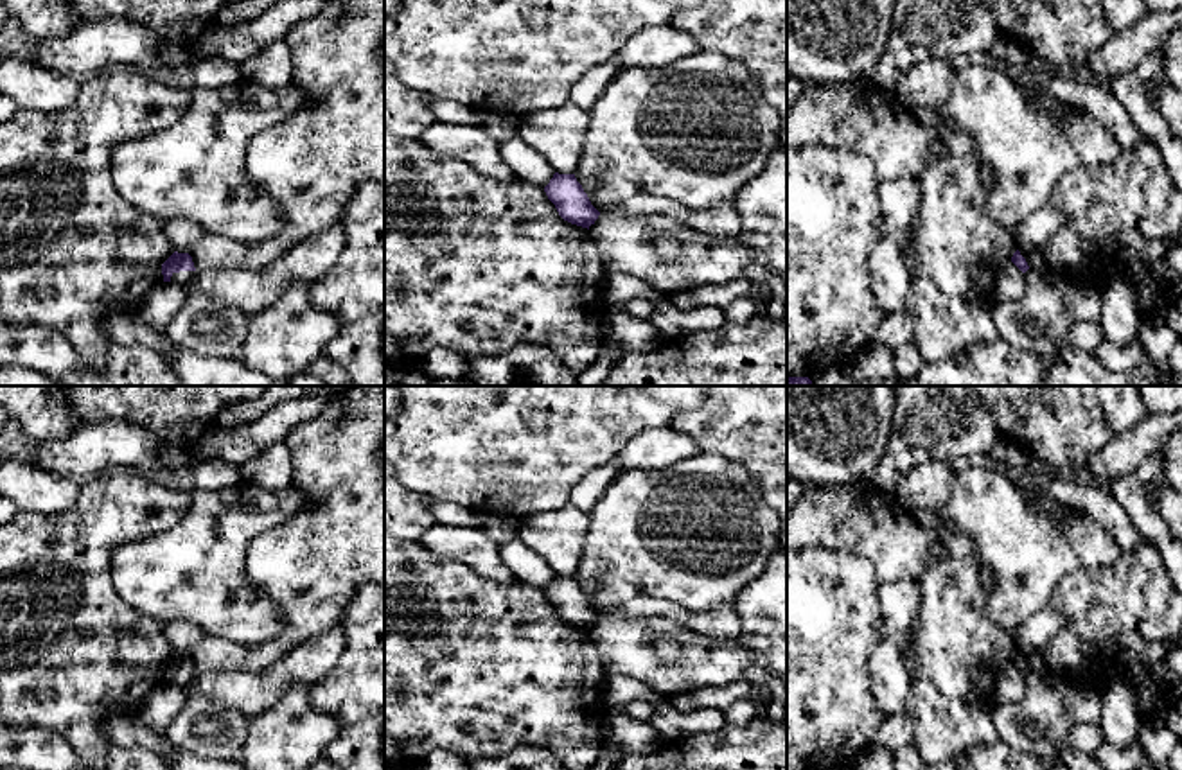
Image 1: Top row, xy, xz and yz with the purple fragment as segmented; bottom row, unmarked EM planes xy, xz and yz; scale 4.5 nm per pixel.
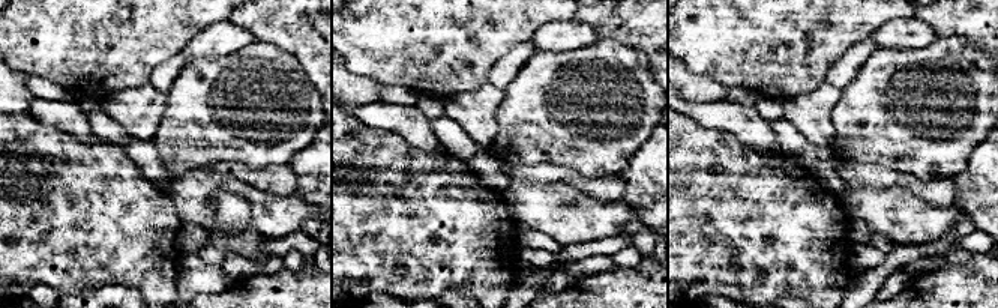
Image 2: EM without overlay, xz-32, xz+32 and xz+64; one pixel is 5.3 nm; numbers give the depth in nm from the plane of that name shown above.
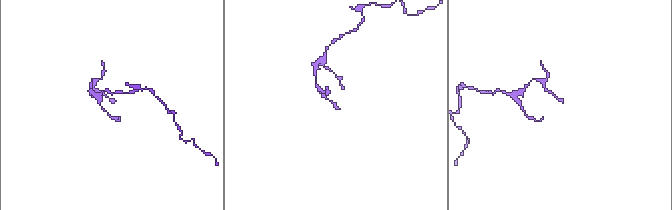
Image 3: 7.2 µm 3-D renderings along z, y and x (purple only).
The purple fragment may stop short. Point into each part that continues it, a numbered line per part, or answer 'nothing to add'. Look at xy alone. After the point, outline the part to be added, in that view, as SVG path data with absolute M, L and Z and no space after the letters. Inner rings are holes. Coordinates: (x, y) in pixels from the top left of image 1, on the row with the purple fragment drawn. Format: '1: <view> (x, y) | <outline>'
1: xy (212, 327) | M196 271L172 273L171 282L185 289L185 303L169 323L167 337L198 355L239 359L248 337L248 314L226 300L194 289Z

